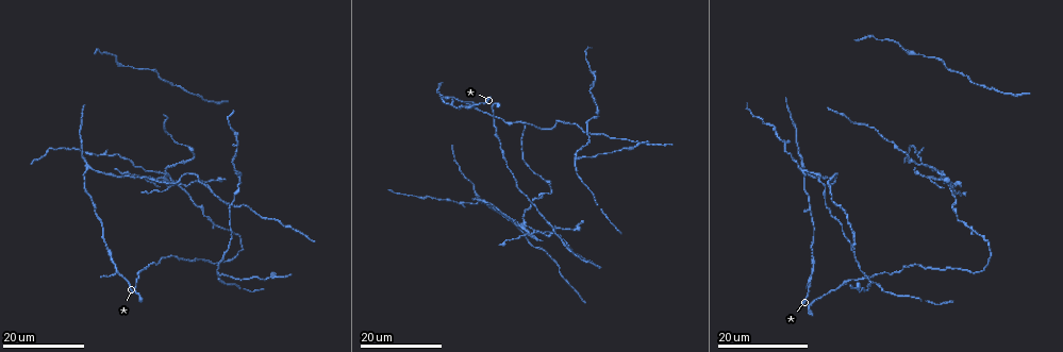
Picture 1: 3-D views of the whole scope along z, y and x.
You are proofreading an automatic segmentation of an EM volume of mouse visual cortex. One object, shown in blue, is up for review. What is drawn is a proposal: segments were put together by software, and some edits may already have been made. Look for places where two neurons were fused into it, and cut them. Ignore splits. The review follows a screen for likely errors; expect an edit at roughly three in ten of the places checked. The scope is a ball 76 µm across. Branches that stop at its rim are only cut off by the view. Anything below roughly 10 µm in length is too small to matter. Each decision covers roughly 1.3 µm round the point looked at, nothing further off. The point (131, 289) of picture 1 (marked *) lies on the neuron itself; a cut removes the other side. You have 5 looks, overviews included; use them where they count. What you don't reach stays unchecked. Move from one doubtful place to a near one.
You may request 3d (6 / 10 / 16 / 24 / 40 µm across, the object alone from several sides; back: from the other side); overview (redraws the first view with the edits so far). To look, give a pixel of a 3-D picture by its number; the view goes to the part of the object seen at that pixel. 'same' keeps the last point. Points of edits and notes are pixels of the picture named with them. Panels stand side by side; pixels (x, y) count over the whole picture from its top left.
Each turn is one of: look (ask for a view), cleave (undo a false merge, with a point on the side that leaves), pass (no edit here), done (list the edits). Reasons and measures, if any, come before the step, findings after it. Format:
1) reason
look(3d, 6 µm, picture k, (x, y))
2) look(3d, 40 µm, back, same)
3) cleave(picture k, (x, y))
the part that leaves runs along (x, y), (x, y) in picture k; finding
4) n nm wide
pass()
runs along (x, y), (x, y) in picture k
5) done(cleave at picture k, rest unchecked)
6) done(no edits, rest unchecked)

look(3d, 24 µm, picture 1, (829, 211))

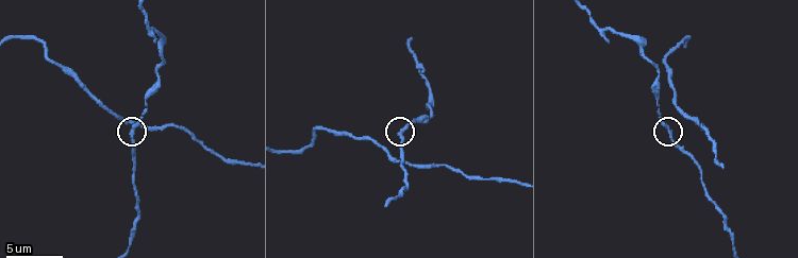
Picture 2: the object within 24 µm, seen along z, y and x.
look(3d, 10 µm, picture 2, (131, 129))

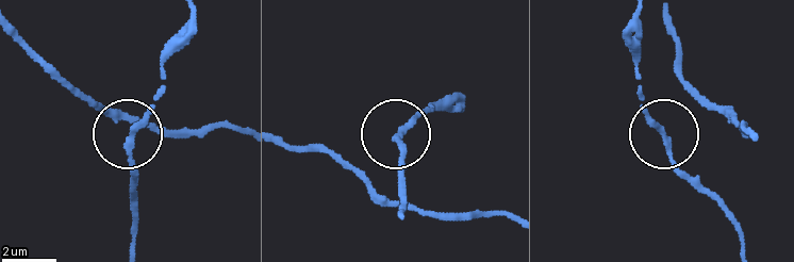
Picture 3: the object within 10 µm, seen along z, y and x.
pass()
runs along (665, 21), (681, 77), (702, 104), (665, 132), (638, 86) in picture 3; all the same neuron

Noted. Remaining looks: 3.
four or more arms meet
look(3d, 16 µm, picture 1, (522, 223))

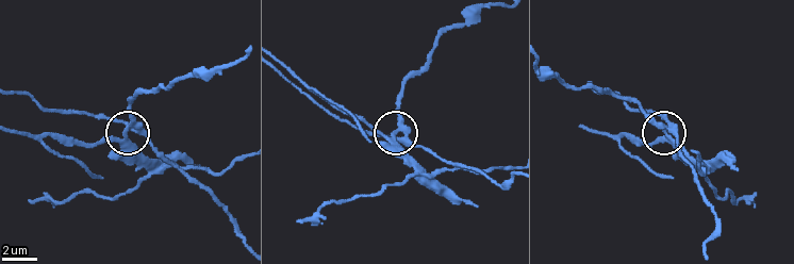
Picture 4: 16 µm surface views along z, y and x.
look(3d, 6 µm, picture 4, (397, 129))

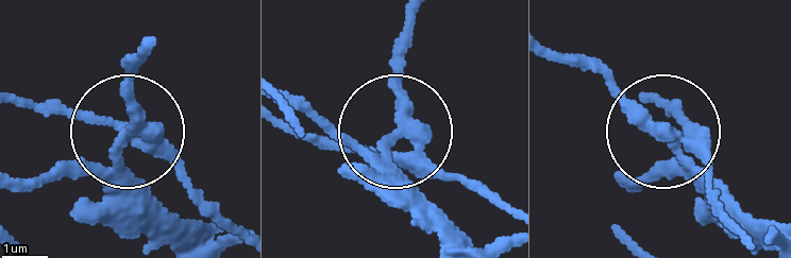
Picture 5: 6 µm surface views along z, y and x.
cleave(picture 5, (127, 76))
the part that leaves runs along (656, 132), (557, 63) in picture 5; two neurons meet here

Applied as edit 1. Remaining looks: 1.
done(cleave at picture 5, rest unchecked)

